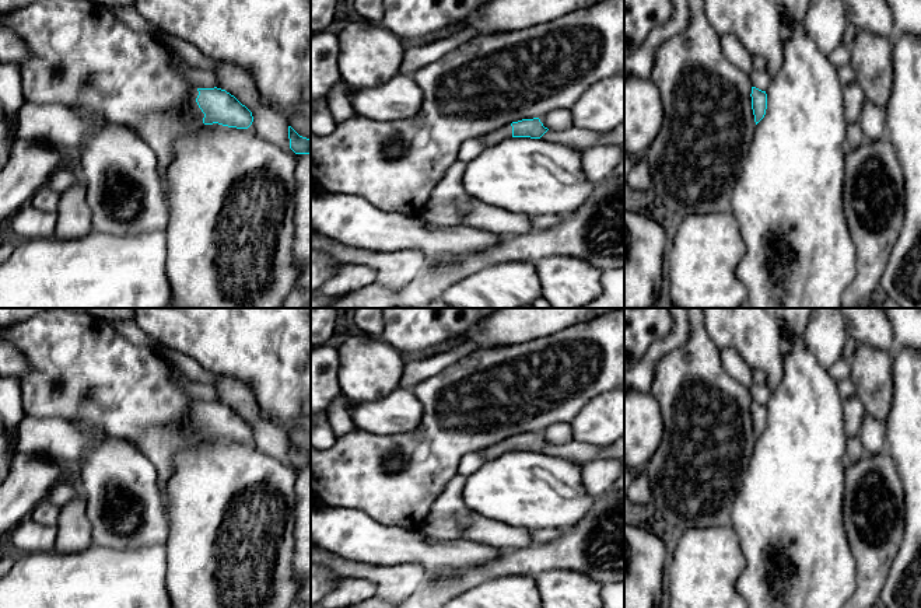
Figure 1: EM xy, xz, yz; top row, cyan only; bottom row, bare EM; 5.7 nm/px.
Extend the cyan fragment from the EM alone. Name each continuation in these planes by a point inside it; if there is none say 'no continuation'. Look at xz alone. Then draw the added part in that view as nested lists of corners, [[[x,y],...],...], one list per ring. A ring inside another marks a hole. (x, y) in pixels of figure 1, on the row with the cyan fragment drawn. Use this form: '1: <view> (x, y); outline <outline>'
1: xz (493, 137); outline [[[507,125],[504,127],[500,127],[497,130],[493,130],[481,137],[479,137],[484,144],[494,146],[498,141],[502,141],[508,137],[512,137],[512,126]]]

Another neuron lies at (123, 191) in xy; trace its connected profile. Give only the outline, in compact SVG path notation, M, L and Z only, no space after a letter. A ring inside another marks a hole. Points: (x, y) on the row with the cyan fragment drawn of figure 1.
M87 108L76 111L97 123L74 151L84 172L83 184L92 231L111 237L134 237L164 230L169 221L169 210L153 148L126 126L113 123Z

